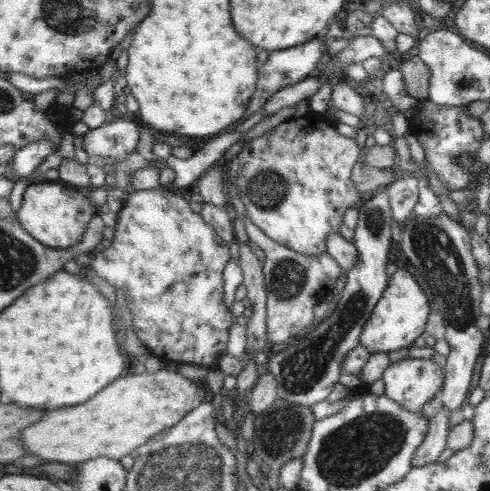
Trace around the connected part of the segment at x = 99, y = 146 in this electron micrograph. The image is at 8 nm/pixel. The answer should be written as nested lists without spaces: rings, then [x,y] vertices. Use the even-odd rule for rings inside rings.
[[[125,116],[119,120],[111,121],[109,124],[104,123],[100,128],[90,128],[83,135],[83,148],[92,160],[106,161],[116,159],[118,162],[124,161],[138,144],[139,132],[138,123],[135,117]]]

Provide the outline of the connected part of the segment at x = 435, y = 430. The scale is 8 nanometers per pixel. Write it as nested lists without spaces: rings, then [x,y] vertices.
[[[443,407],[429,418],[428,433],[411,460],[411,466],[422,466],[434,463],[446,449],[450,429],[451,411]]]

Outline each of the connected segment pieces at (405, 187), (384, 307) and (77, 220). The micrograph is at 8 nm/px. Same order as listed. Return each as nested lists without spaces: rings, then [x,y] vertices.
[[[397,175],[384,189],[388,193],[393,218],[399,222],[412,217],[419,199],[418,180],[414,176],[403,178]]]
[[[404,265],[399,266],[398,270],[388,278],[388,286],[384,289],[382,298],[375,304],[372,314],[362,325],[360,345],[370,354],[389,353],[392,350],[411,347],[414,345],[414,340],[424,332],[430,309],[428,296],[424,294],[419,281]]]
[[[41,180],[30,183],[21,193],[23,195],[21,206],[16,211],[20,224],[38,242],[53,249],[65,249],[80,243],[88,223],[91,221],[91,218],[96,215],[96,210],[93,207],[93,203],[89,200],[88,194],[84,192],[80,193],[71,186]]]

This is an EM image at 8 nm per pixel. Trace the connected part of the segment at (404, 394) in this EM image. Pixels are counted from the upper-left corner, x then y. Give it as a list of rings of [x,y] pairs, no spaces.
[[[433,357],[410,358],[389,364],[383,375],[385,395],[403,410],[422,413],[424,406],[441,392],[445,372]]]

